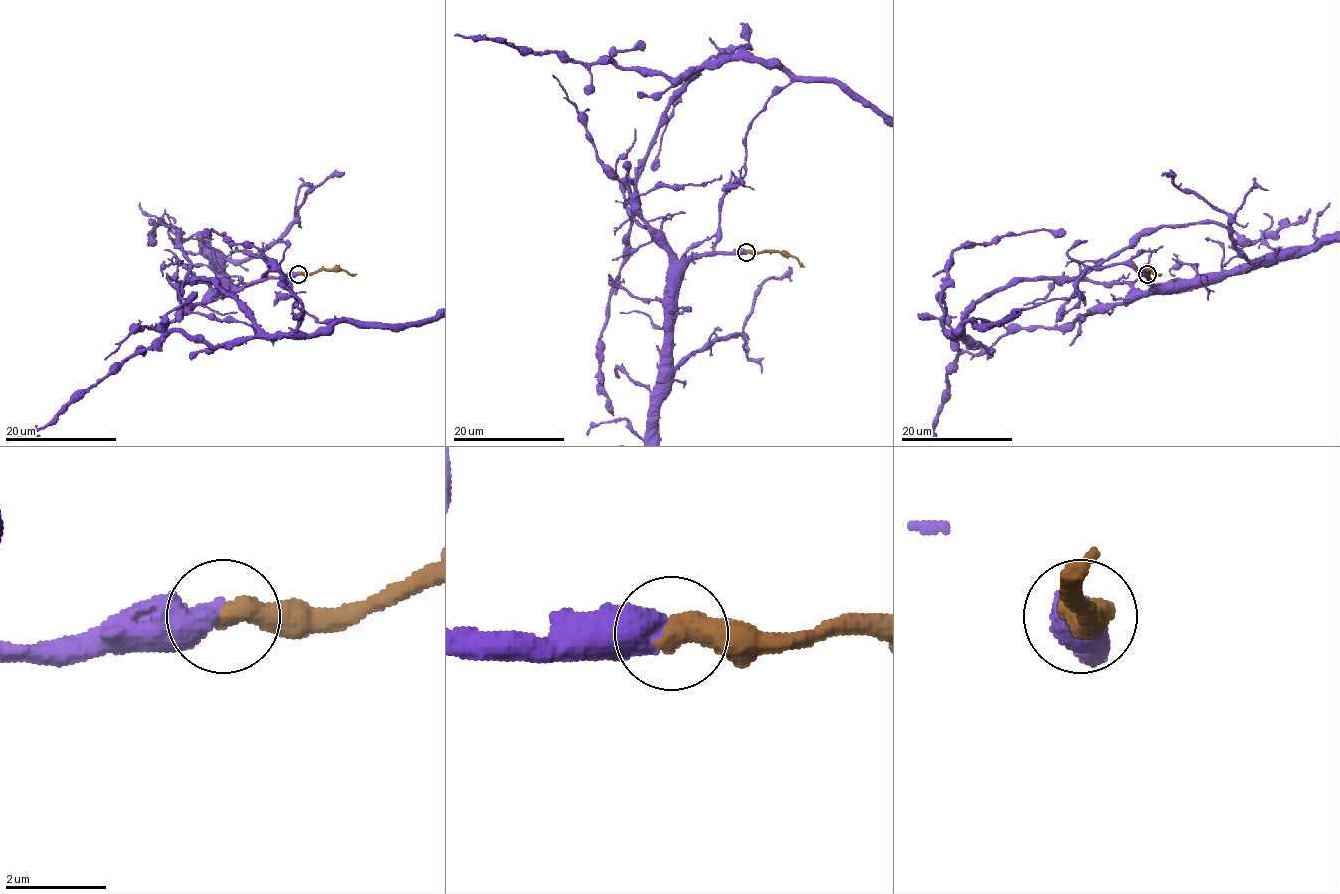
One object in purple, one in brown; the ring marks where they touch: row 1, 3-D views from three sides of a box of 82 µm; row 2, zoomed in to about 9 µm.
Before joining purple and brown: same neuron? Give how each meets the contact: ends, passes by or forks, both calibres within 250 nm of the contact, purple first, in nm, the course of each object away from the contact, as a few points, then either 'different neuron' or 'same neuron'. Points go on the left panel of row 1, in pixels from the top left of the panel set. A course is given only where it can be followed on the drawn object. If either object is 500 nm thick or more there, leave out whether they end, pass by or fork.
calibres 600 and 550 nm; course brown (298, 273), (339, 269), (350, 275), (356, 273); same neuron

